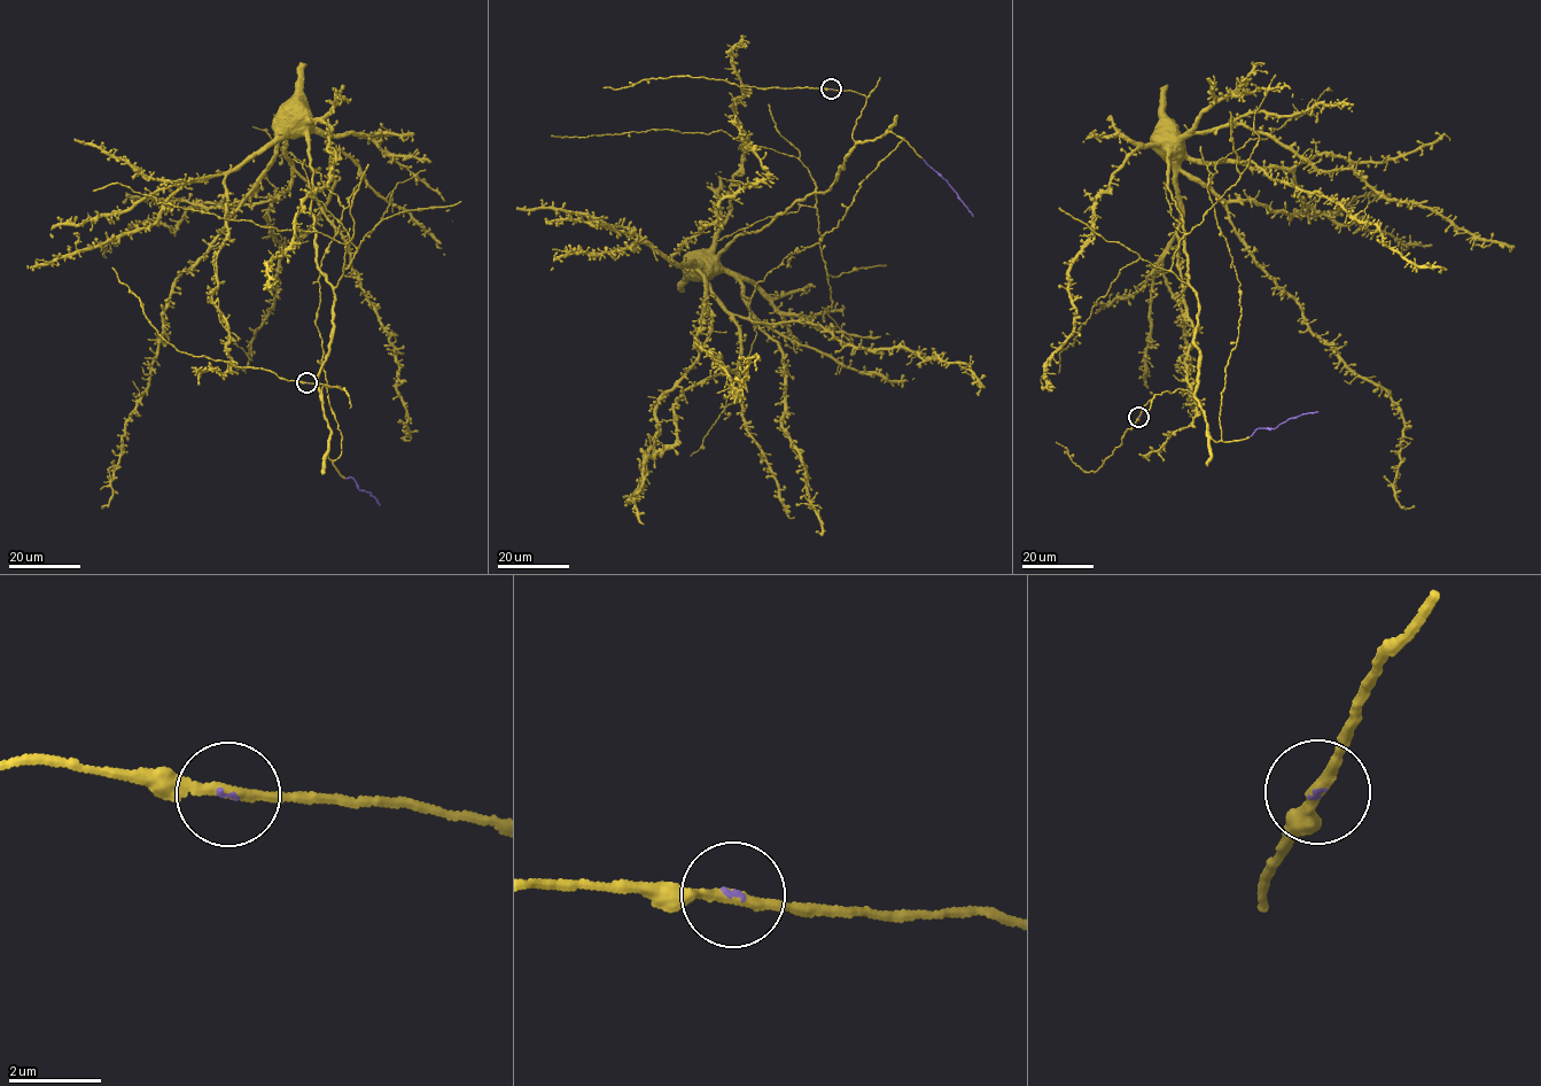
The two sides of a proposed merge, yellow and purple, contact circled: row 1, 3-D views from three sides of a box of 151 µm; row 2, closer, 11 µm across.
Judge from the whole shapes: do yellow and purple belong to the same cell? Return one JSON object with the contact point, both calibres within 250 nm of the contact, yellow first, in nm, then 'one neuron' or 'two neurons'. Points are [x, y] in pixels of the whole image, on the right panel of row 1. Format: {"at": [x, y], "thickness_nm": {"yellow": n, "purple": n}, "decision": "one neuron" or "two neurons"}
{"at": [1138, 417], "thickness_nm": {"yellow": 220, "purple": 80}, "decision": "one neuron"}

